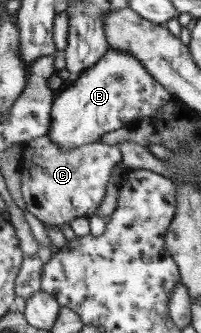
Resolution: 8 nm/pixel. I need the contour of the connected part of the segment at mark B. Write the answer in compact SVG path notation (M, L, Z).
M121 49L109 51L81 75L71 78L71 84L57 92L52 106L53 126L49 137L63 149L71 150L98 142L105 132L139 123L141 118L157 117L161 109L175 97L147 71L139 57Z

